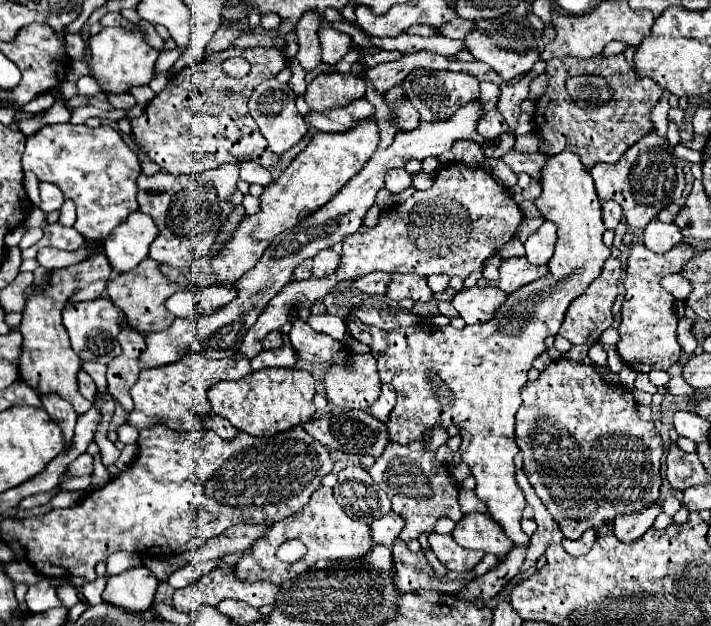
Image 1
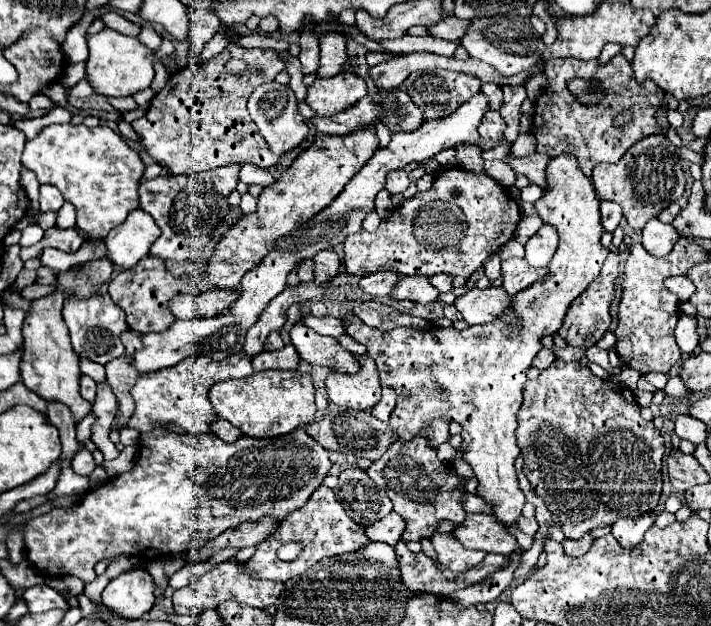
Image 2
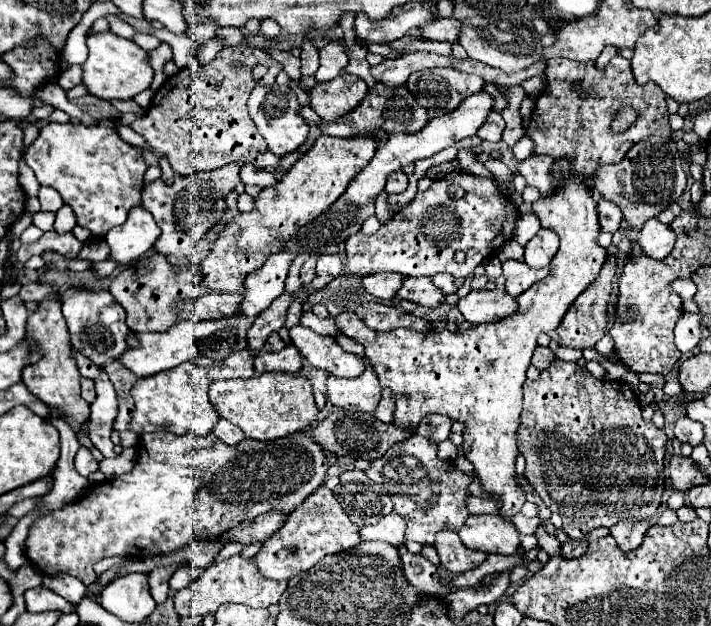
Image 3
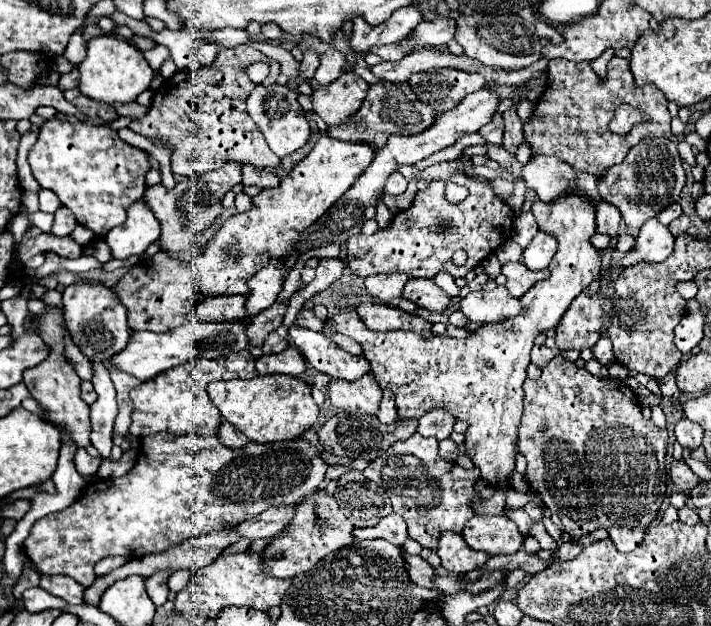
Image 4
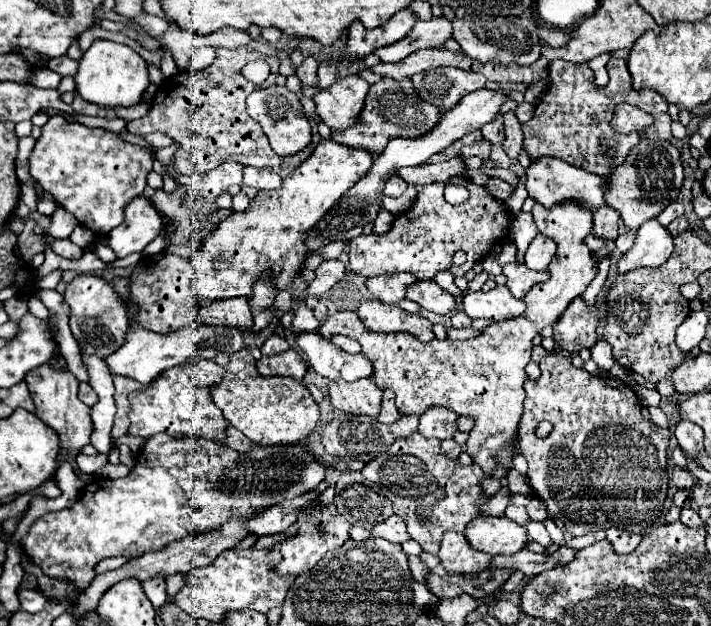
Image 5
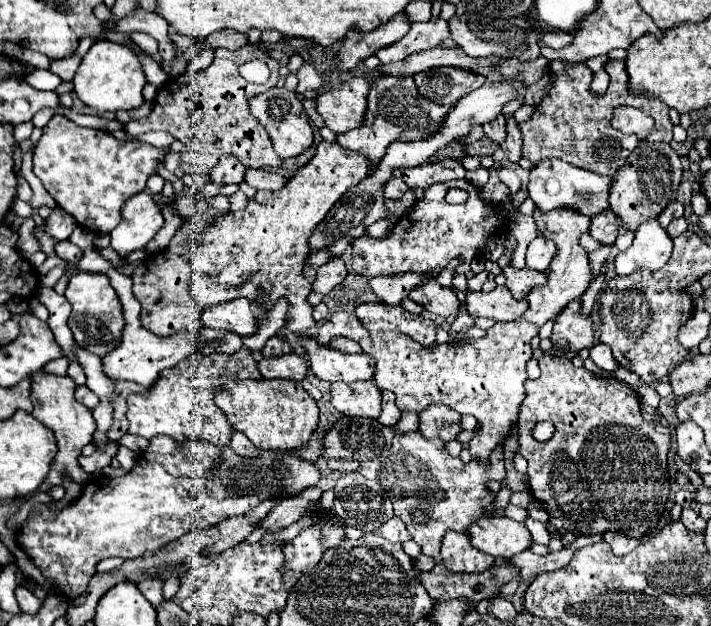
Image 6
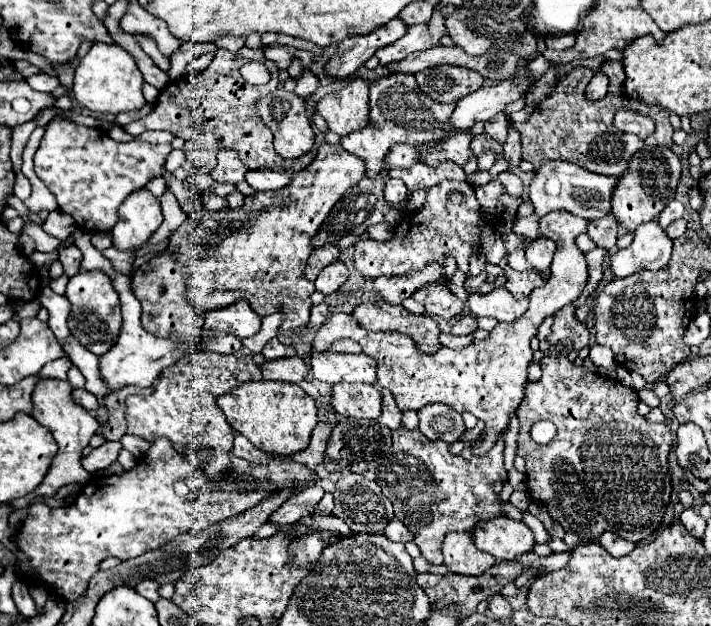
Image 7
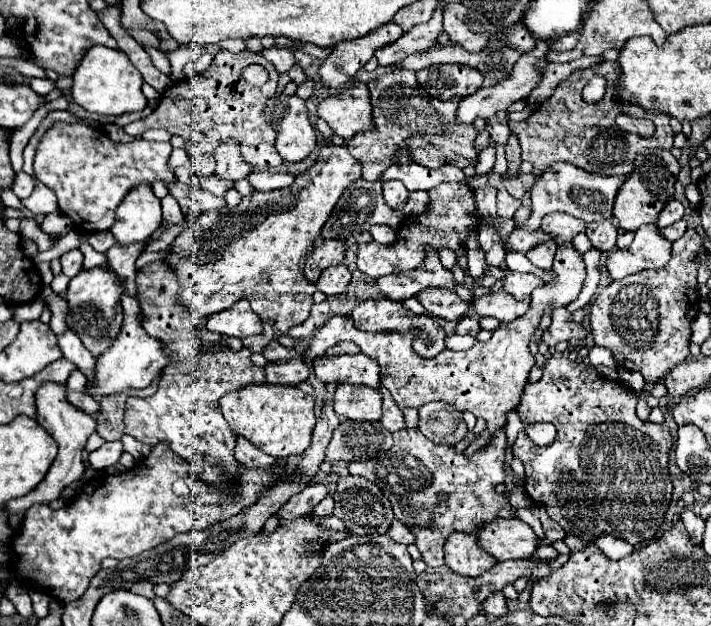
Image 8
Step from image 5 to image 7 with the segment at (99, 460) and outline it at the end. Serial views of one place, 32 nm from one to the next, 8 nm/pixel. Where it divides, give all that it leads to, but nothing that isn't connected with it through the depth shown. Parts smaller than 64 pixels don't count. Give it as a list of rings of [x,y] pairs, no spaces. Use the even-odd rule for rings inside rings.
[[[104,442],[102,446],[94,448],[90,456],[82,458],[84,470],[86,470],[86,472],[98,472],[98,470],[108,468],[108,466],[116,460],[120,448],[122,448],[120,442]]]

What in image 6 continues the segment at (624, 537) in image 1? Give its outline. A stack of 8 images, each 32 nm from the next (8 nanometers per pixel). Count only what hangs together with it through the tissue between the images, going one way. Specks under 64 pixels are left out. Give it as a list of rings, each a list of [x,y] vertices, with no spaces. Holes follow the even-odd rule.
[[[610,530],[604,534],[604,542],[608,542],[608,546],[612,548],[612,552],[616,556],[624,556],[624,554],[632,552],[640,544],[638,538],[628,538],[626,534],[622,536],[620,532],[610,532]]]

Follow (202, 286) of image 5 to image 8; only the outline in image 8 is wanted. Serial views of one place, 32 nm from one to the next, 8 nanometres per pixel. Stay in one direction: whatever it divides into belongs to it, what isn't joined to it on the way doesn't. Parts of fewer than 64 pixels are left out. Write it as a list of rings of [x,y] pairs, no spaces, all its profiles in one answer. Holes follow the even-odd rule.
[[[324,144],[316,162],[306,172],[298,174],[292,186],[276,192],[254,192],[244,196],[236,208],[224,206],[202,214],[202,220],[182,232],[166,254],[168,262],[182,276],[182,302],[186,302],[186,306],[198,318],[206,318],[244,298],[262,320],[276,318],[276,330],[282,334],[286,334],[292,326],[306,322],[316,286],[304,278],[304,262],[310,256],[314,240],[320,236],[320,228],[330,216],[334,204],[358,178],[362,178],[362,162],[358,162],[354,156],[348,156],[348,150],[342,146]]]

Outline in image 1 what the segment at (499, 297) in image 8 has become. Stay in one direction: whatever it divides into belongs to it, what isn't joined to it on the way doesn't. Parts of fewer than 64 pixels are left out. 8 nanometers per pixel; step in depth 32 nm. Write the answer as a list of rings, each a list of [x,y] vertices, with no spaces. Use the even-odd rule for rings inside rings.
[[[472,286],[472,288],[460,290],[454,296],[452,306],[458,310],[460,318],[466,324],[478,324],[478,322],[490,320],[494,310],[504,300],[506,300],[506,292],[498,290],[498,286],[486,286],[486,288]]]

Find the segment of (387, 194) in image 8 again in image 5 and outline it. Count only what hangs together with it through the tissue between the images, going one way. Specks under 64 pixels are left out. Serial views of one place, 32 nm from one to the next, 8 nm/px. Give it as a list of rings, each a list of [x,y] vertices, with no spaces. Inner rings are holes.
[[[392,174],[386,182],[386,188],[384,188],[384,194],[386,196],[402,196],[404,190],[406,190],[406,180],[402,180],[398,174]]]

